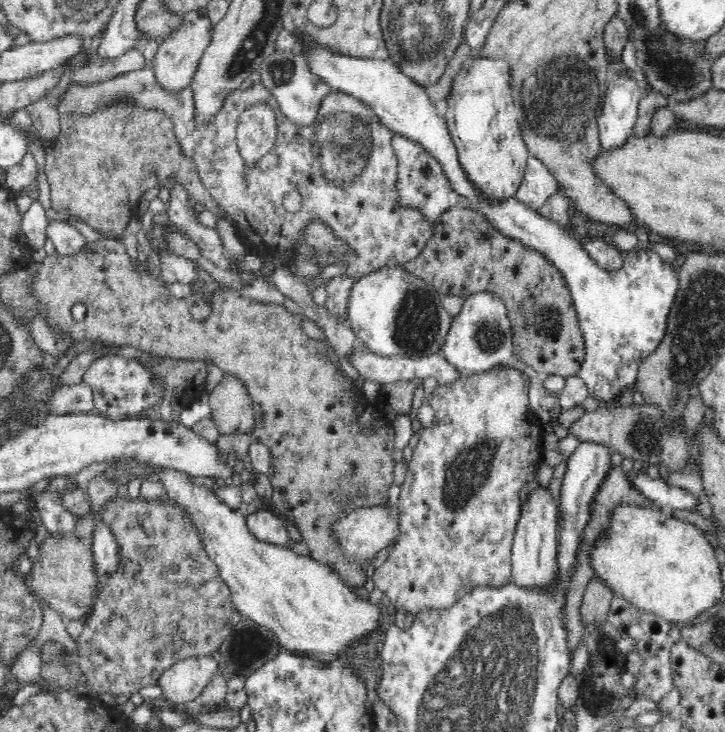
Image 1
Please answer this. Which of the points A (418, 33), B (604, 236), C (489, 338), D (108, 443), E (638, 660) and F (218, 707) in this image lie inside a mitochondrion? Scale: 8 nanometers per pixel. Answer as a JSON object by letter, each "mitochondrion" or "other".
{"A":"mitochondrion","B":"other","C":"mitochondrion","D":"other","E":"other","F":"other"}

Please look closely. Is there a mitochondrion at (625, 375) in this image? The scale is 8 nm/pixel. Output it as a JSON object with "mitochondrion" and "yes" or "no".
{"mitochondrion":"no"}

